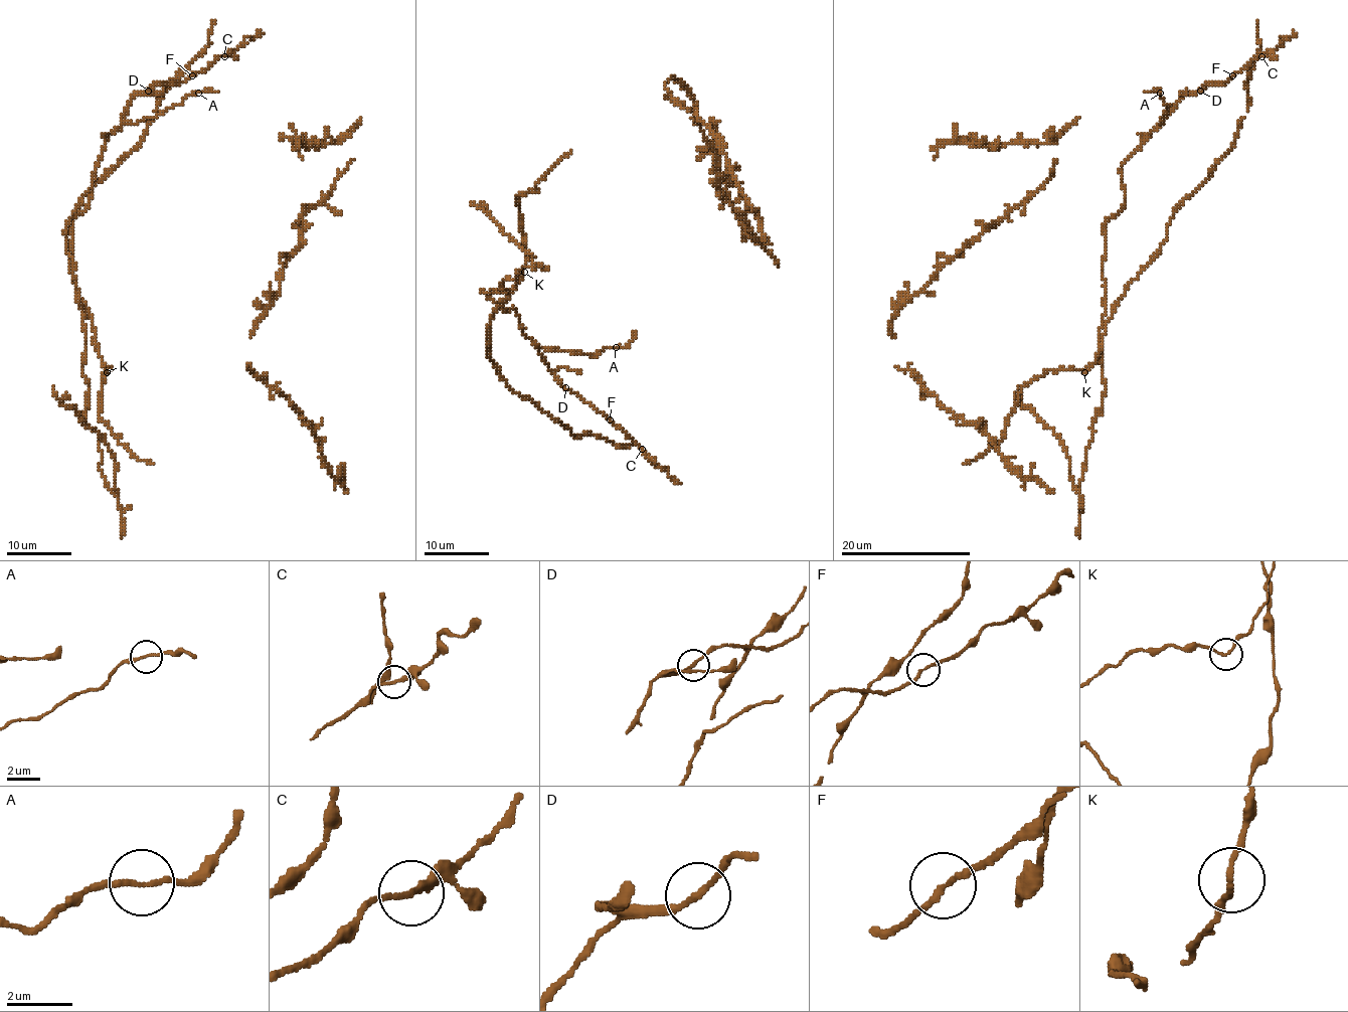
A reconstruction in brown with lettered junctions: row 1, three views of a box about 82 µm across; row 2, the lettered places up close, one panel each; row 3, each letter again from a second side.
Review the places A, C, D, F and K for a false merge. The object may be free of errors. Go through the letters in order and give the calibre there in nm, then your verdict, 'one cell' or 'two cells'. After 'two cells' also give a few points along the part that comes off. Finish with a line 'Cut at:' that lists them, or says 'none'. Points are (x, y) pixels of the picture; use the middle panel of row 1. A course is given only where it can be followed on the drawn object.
A: calibre 150 nm; one cell
C: calibre 150 nm; one cell
D: calibre 150 nm; one cell
F: calibre 140 nm; one cell
K: calibre 150 nm; one cell
Cut at: none

